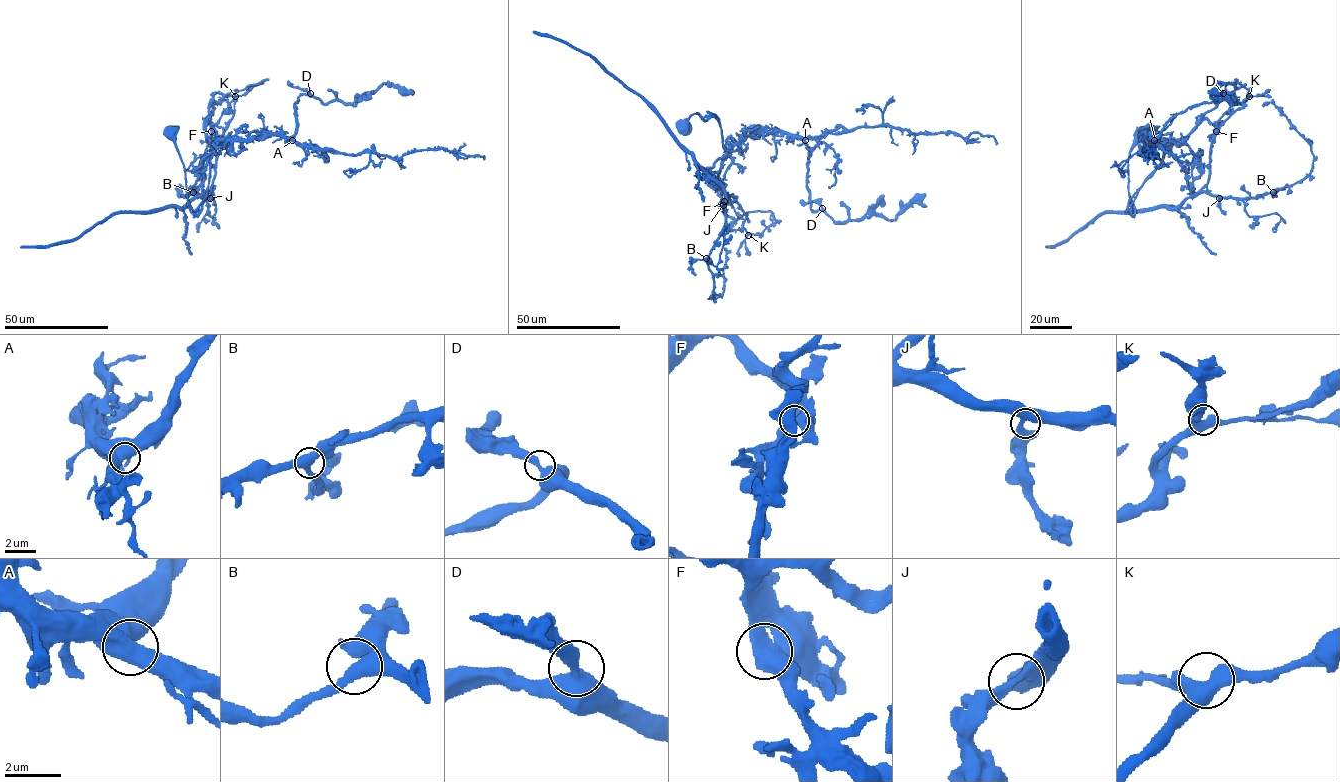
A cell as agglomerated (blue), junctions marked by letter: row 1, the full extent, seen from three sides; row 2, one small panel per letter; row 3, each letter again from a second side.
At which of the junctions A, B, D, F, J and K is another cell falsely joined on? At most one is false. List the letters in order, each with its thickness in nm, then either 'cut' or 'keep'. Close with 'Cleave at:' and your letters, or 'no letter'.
A: 600 nm thick; keep
B: 440 nm thick; keep
D: 480 nm thick; keep
F: 600 nm thick; cut
J: 420 nm thick; keep
K: 480 nm thick; keep
Cleave at: F

